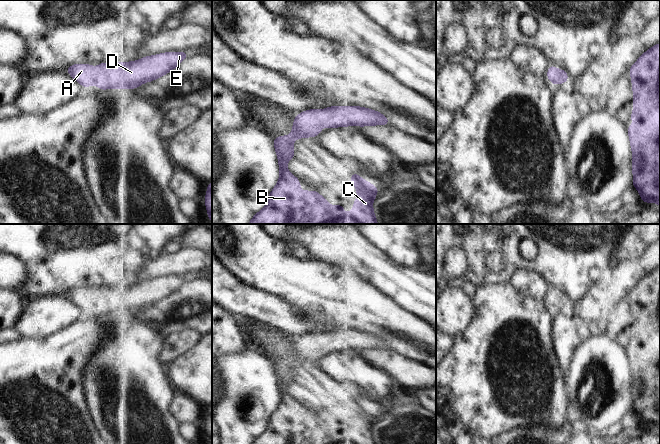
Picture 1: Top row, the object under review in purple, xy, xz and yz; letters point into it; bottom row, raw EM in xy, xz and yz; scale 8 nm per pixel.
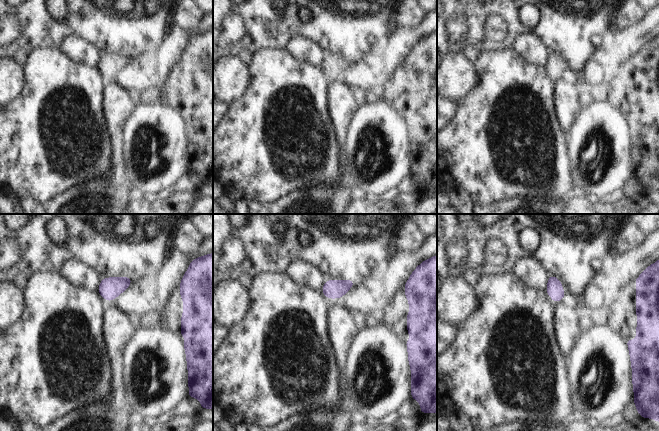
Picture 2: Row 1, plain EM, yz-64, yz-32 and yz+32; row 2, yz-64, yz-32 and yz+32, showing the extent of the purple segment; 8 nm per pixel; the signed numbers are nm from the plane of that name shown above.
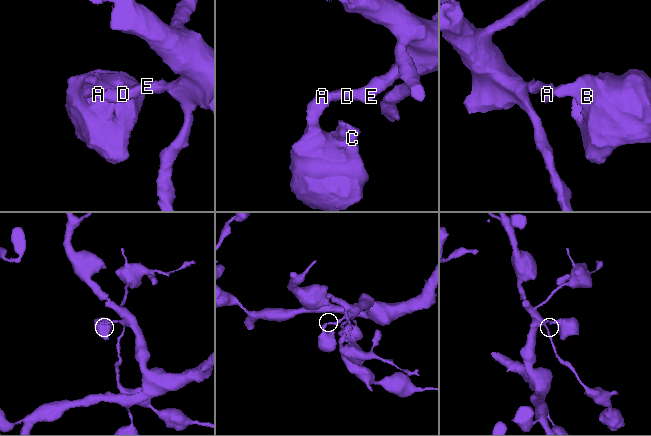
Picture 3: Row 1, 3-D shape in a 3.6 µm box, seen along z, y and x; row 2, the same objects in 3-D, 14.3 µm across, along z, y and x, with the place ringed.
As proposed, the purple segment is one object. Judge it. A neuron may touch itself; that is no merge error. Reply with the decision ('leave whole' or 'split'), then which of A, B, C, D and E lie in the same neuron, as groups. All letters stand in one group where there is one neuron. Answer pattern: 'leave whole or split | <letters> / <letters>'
leave whole | A B C D E

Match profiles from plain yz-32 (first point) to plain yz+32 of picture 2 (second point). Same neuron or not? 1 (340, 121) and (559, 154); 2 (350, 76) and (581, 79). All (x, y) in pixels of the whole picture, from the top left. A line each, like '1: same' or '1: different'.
1: different
2: same

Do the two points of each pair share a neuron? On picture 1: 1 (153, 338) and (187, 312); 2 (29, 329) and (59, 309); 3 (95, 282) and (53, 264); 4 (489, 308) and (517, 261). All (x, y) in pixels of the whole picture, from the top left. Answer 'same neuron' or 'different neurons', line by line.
1: same neuron
2: same neuron
3: same neuron
4: different neurons

